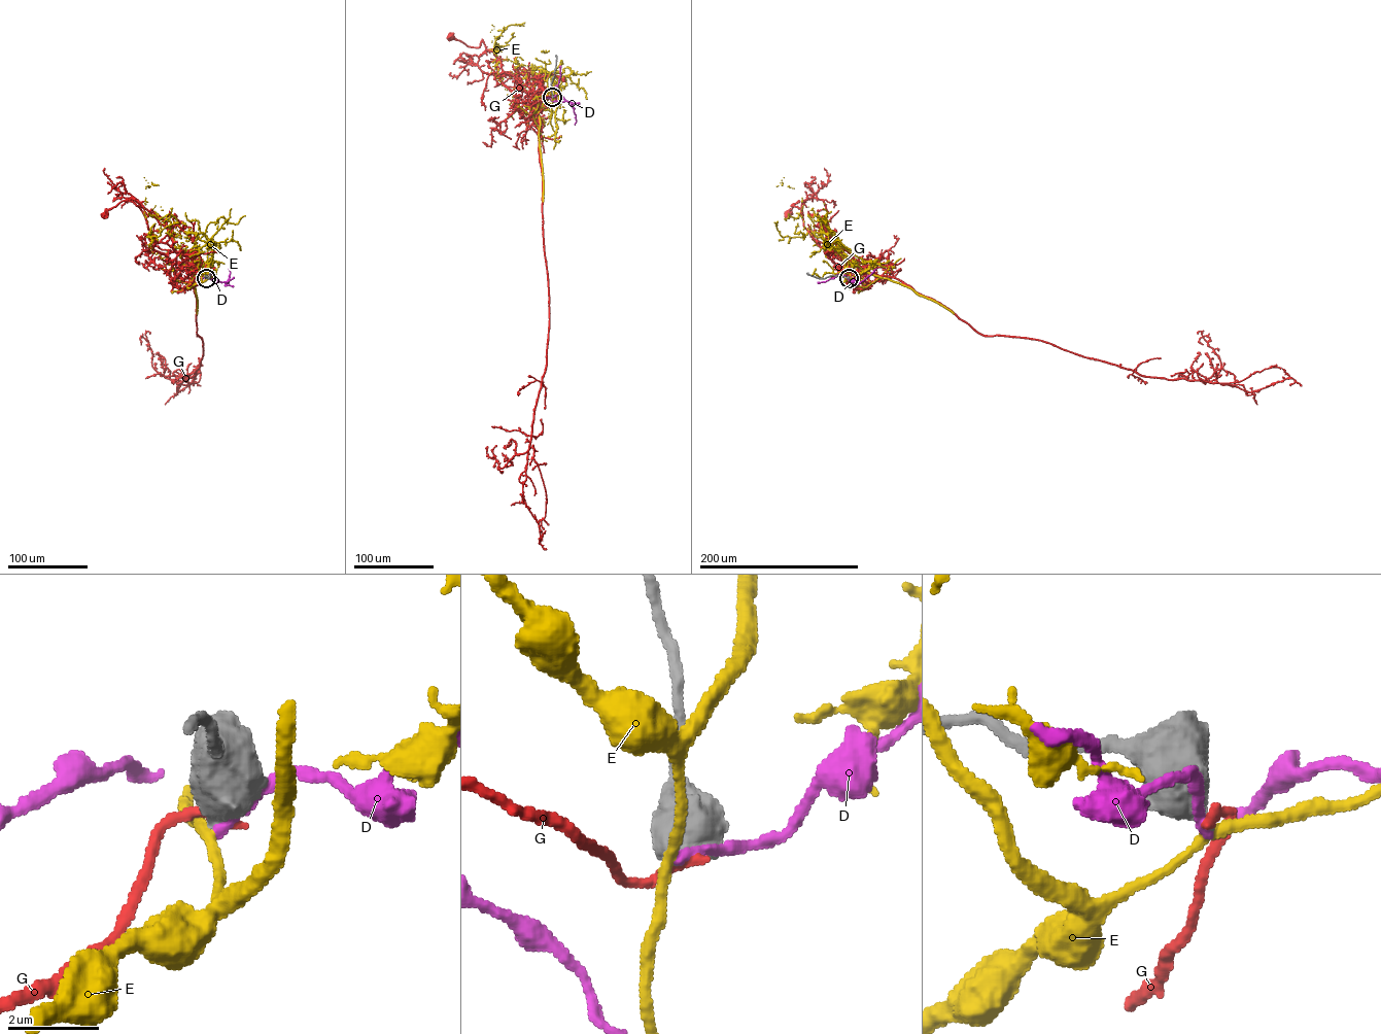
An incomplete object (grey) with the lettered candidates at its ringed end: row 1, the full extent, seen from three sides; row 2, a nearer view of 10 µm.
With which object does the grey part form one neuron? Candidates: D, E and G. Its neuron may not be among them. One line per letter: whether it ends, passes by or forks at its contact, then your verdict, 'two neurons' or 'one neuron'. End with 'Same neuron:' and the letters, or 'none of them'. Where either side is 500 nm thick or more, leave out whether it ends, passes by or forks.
D: two neurons
E: two neurons
G: two neurons
Same neuron: none of them

